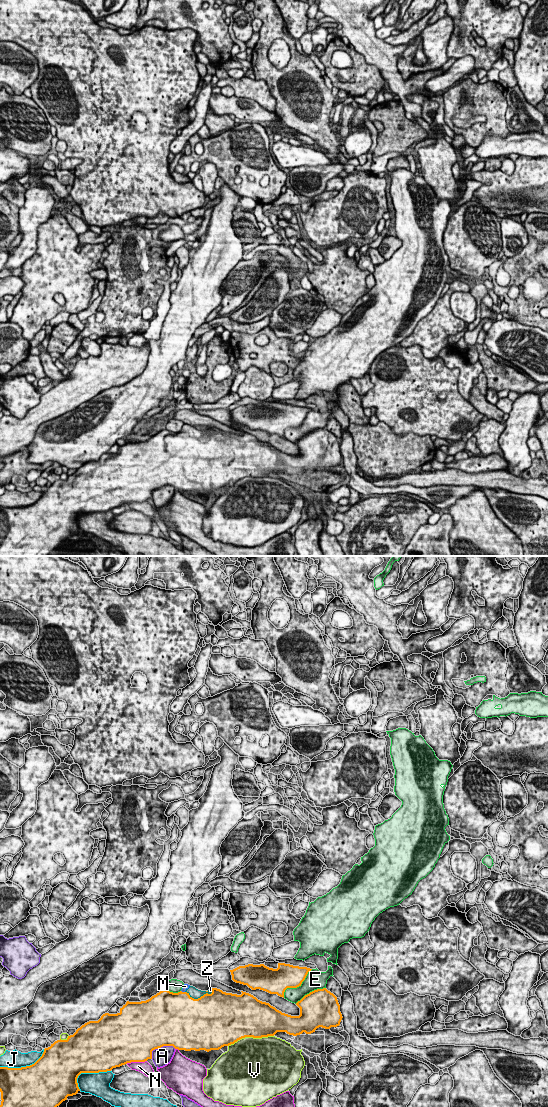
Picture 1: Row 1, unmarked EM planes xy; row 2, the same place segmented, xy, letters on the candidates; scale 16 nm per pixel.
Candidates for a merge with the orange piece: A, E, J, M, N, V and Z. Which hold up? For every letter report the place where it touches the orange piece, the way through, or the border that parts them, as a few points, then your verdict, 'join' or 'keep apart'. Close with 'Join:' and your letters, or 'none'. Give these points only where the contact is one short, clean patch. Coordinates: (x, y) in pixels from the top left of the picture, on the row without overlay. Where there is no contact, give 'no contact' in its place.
A: meets orange in xy at (160, 487); keep apart
E: meets orange in xy at (297, 426); keep apart
J: meets orange in xy at (23, 507); keep apart
M: meets orange in xy at (183, 432); join
N: meets orange in xy at (136, 501); keep apart
V: meets orange in xy at (250, 476); keep apart
Z: meets orange in xy at (200, 437); join
Join: M, Z

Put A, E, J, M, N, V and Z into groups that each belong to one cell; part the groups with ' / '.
A / E / J / M Z / N / V

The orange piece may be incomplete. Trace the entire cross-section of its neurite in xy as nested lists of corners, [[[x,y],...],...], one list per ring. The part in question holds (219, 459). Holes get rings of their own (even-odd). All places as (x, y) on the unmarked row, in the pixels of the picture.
[[[184,424],[178,433],[165,429],[146,441],[127,441],[119,453],[105,453],[98,461],[89,461],[82,465],[66,480],[55,481],[44,489],[42,496],[34,504],[21,508],[0,507],[2,540],[0,556],[49,556],[54,553],[57,546],[67,540],[68,536],[76,535],[80,531],[77,518],[81,513],[107,512],[127,503],[145,502],[152,499],[153,490],[163,486],[173,486],[175,489],[185,491],[209,492],[234,484],[245,477],[262,478],[274,476],[277,472],[286,472],[293,476],[303,472],[311,474],[319,467],[325,469],[337,467],[343,458],[337,437],[326,428],[314,430],[296,443],[300,448],[299,456],[282,453],[269,443],[262,442],[249,433],[241,432],[241,435],[237,435],[217,428],[206,432]]]

